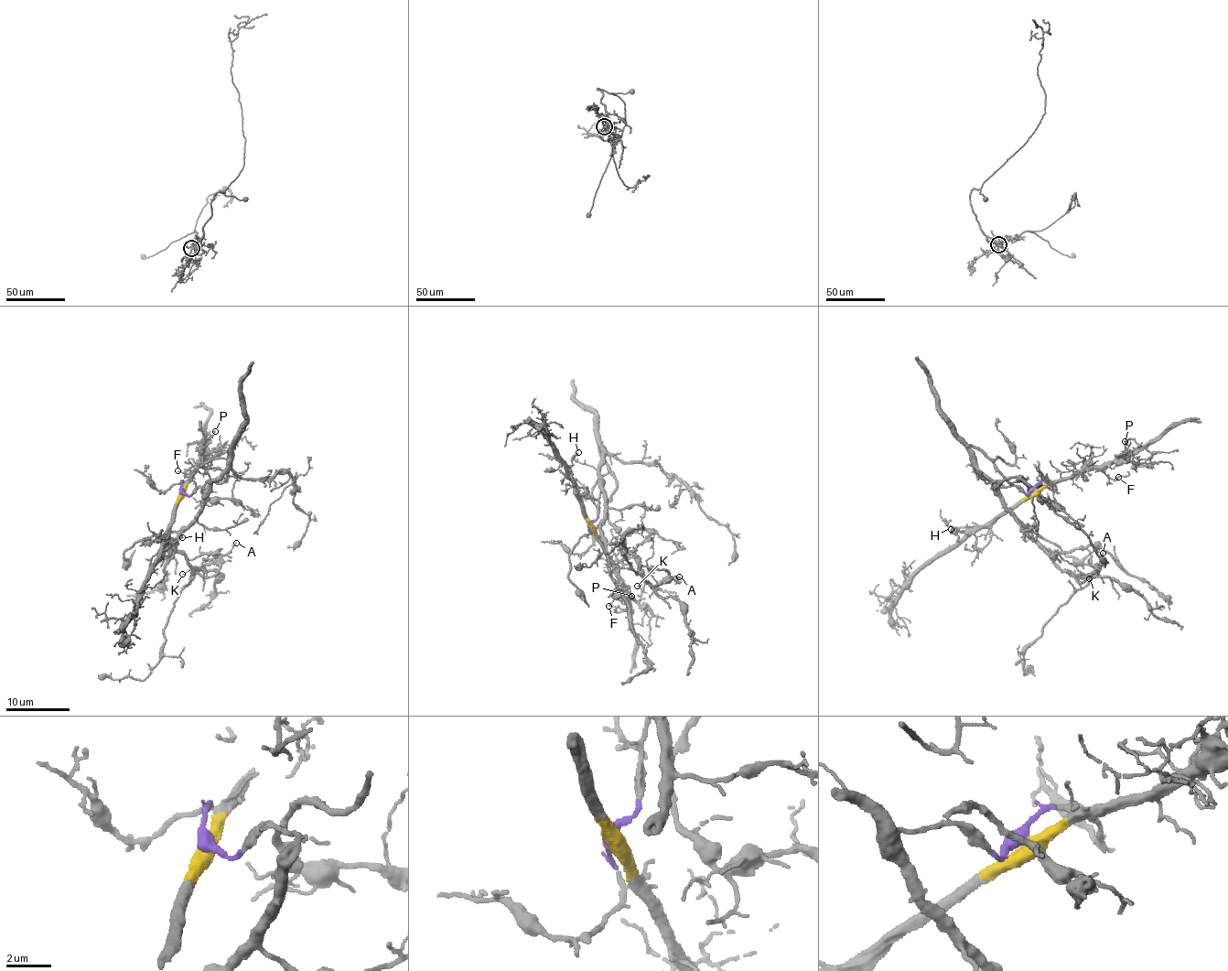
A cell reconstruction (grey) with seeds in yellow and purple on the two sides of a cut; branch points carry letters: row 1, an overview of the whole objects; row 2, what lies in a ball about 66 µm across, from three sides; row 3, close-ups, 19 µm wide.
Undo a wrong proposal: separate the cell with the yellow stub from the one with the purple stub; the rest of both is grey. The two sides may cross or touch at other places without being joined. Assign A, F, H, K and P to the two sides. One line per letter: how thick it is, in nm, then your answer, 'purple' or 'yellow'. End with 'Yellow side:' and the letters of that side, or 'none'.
A: 120 nm | purple
F: 100 nm | yellow
H: 150 nm | yellow
K: 70 nm | purple
P: 80 nm | yellow
Yellow side: F, H, P

